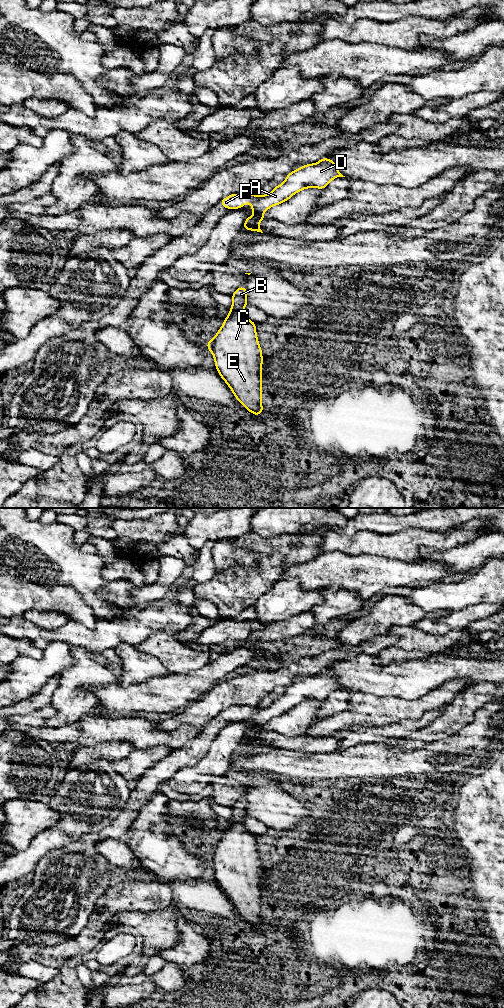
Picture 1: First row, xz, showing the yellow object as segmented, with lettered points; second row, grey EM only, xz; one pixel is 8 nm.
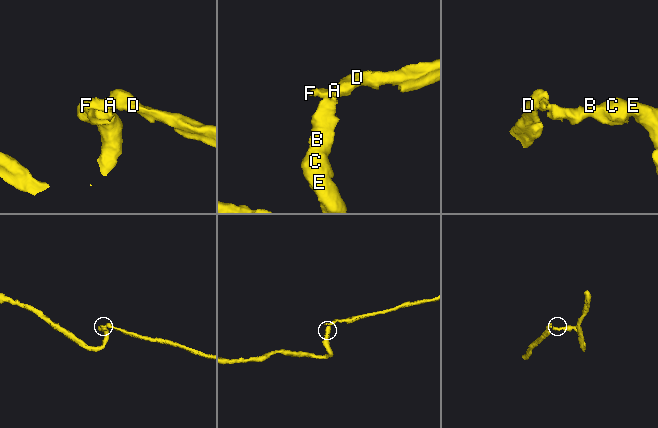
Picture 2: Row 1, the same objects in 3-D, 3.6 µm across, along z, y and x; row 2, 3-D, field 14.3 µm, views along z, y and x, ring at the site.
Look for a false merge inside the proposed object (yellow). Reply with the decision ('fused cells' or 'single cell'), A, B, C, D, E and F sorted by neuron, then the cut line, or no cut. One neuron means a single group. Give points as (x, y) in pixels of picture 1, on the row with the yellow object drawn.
fused cells; groups A D F / B C E; cut xz (261, 212), (255, 214)

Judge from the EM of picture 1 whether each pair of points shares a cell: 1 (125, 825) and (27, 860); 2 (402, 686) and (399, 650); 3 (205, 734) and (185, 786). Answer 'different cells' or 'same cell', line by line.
1: different cells
2: different cells
3: different cells

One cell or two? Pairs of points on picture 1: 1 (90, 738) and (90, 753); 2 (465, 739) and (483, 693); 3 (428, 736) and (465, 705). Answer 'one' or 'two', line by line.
1: two
2: two
3: one

